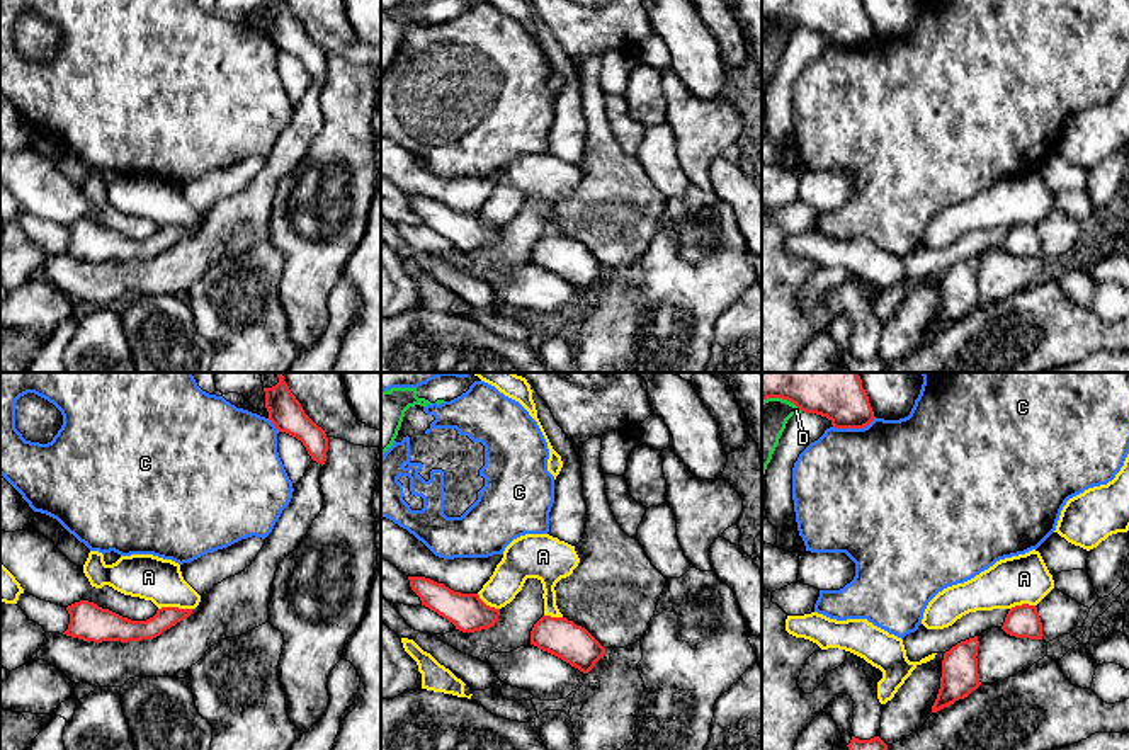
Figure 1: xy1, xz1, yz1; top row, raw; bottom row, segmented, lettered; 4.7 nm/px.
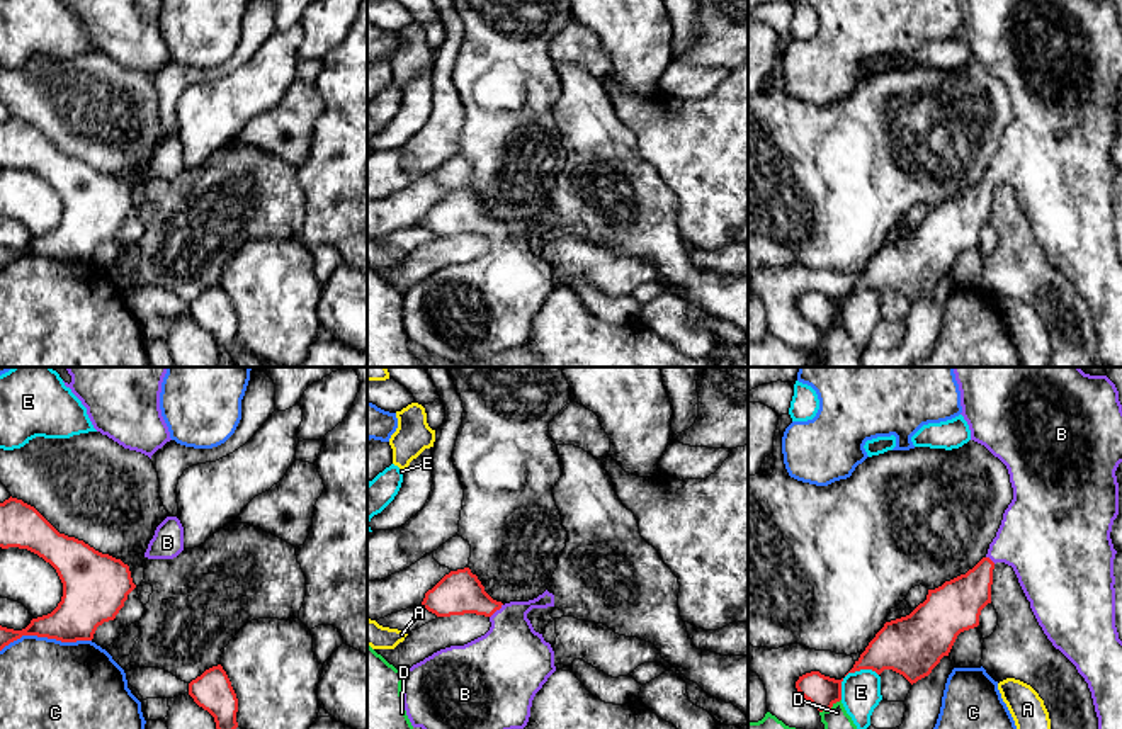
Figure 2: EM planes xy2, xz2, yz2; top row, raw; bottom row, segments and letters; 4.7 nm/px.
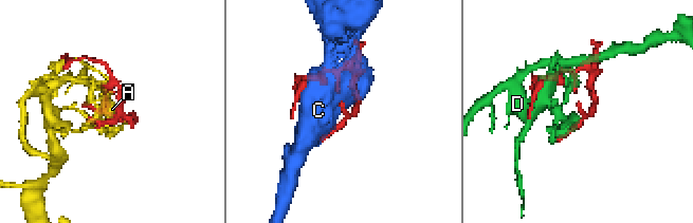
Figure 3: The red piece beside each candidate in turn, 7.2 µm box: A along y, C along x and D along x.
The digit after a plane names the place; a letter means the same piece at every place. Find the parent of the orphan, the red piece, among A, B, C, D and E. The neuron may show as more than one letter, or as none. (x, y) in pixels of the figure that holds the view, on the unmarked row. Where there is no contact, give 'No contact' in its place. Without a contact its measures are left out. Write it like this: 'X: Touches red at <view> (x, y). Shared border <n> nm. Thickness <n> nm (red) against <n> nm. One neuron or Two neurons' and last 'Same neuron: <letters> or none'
A: Touches red at xy1 (175, 227). Shared border 170 nm. Thickness 100 nm (red) against 220 nm. Two neurons
B: Touches red at xz2 (497, 228). Shared border 90 nm. Thickness 200 nm (red) against 360 nm. One neuron
C: Touches red at xy2 (45, 255). Shared border 440 nm. Thickness 240 nm (red) against 460 nm. Two neurons
D: Touches red at yz2 (830, 327). Shared border 120 nm. Thickness 150 nm (red) against 170 nm. Two neurons
E: Touches red at yz2 (850, 291). Shared border 220 nm. Thickness 220 nm (red) against 190 nm. Two neurons
Same neuron: B

